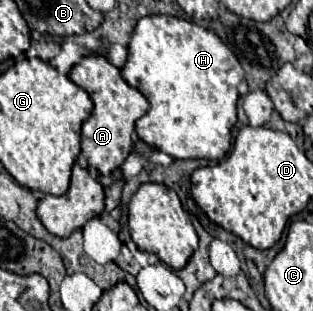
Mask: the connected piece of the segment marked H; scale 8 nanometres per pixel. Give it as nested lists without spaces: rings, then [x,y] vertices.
[[[146,16],[138,20],[128,44],[128,60],[121,70],[128,84],[142,92],[150,102],[150,110],[136,122],[136,134],[148,146],[158,148],[174,158],[206,158],[220,160],[232,144],[232,128],[236,124],[238,84],[244,80],[244,68],[234,52],[208,28],[176,16]]]

